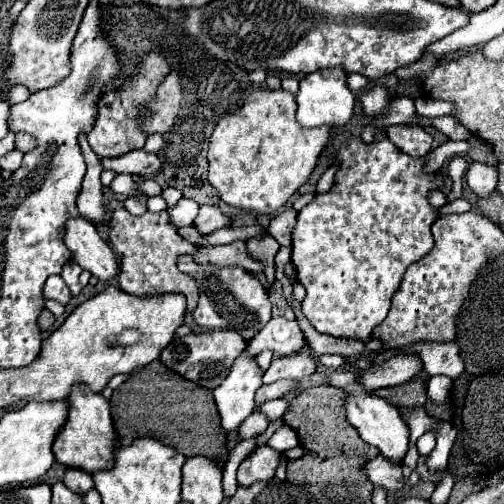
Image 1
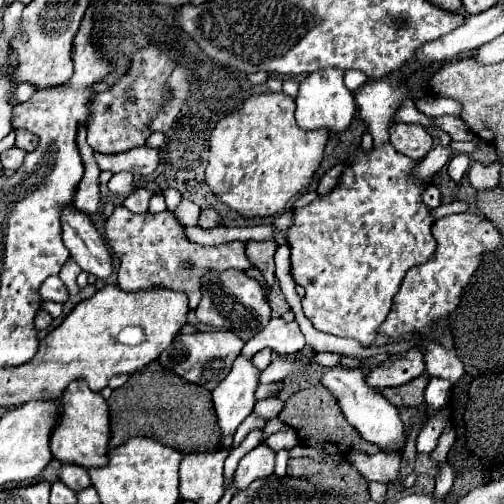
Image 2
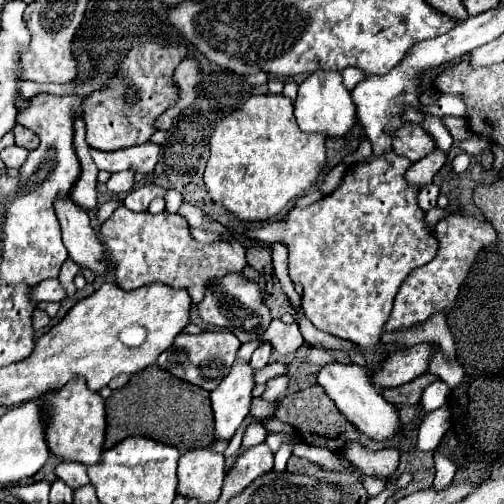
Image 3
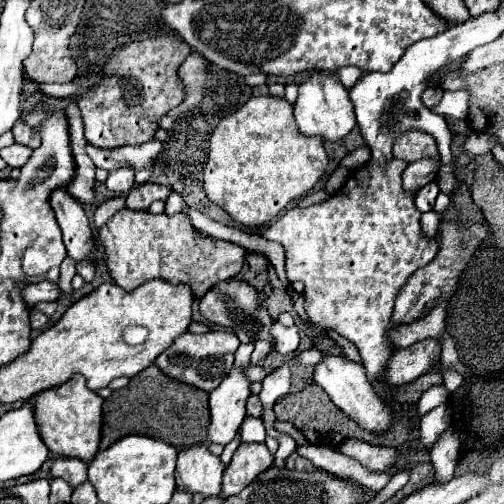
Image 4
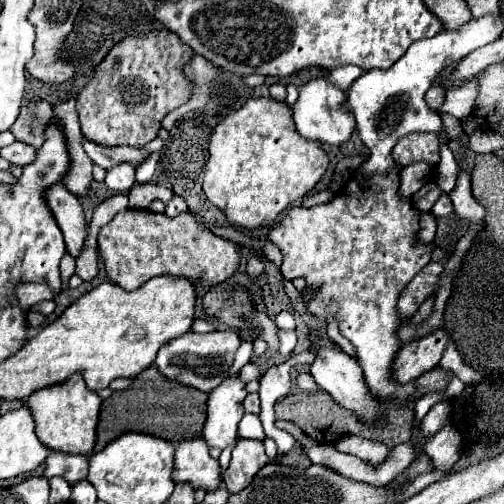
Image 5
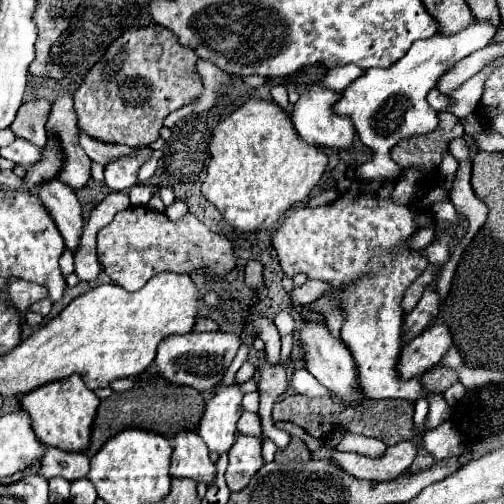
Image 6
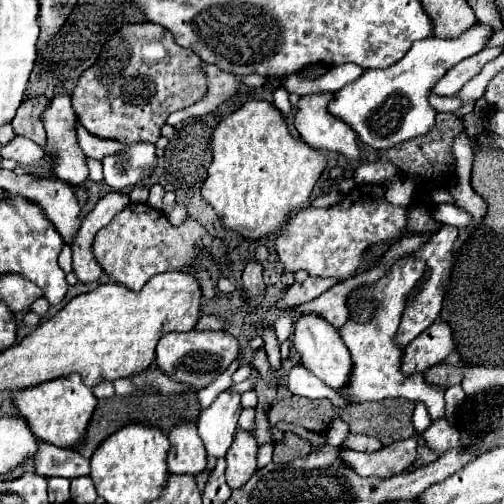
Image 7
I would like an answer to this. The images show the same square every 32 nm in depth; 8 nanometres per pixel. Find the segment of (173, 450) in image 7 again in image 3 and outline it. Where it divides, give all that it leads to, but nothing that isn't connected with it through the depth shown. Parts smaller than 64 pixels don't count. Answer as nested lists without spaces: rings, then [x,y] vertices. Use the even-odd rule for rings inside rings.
[[[194,448],[192,452],[184,452],[178,464],[178,492],[190,498],[198,498],[200,502],[216,502],[220,498],[224,480],[224,456],[208,452],[208,448]]]

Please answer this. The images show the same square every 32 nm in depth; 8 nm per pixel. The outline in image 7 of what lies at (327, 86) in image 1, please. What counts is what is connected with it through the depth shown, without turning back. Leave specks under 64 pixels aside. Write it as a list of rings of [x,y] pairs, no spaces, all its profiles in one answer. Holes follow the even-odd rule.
[[[330,92],[302,96],[294,124],[308,146],[322,152],[336,152],[348,162],[358,162],[362,152],[358,148],[356,132],[346,122],[334,120],[328,114],[326,104],[330,100]]]

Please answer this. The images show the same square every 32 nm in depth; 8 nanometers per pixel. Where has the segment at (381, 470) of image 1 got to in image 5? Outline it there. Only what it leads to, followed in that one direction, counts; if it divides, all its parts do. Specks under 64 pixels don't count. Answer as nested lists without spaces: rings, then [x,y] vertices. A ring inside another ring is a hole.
[[[342,436],[336,442],[336,450],[354,454],[358,458],[364,458],[368,462],[382,462],[388,456],[388,446],[382,442],[374,442],[360,436]]]

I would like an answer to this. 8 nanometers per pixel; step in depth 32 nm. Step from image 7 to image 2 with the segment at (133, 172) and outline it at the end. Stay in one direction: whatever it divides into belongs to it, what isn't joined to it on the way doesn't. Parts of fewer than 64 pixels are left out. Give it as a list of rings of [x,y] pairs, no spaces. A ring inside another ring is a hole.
[[[120,172],[120,174],[114,174],[108,182],[108,190],[114,192],[114,194],[128,194],[132,190],[132,174],[130,172]]]

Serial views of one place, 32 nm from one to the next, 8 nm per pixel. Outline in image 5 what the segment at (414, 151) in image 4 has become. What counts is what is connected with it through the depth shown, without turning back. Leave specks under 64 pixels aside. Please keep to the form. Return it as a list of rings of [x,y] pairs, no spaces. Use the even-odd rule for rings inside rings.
[[[408,134],[398,140],[392,150],[392,158],[400,166],[408,166],[414,162],[426,162],[432,170],[436,170],[440,162],[440,134]]]

